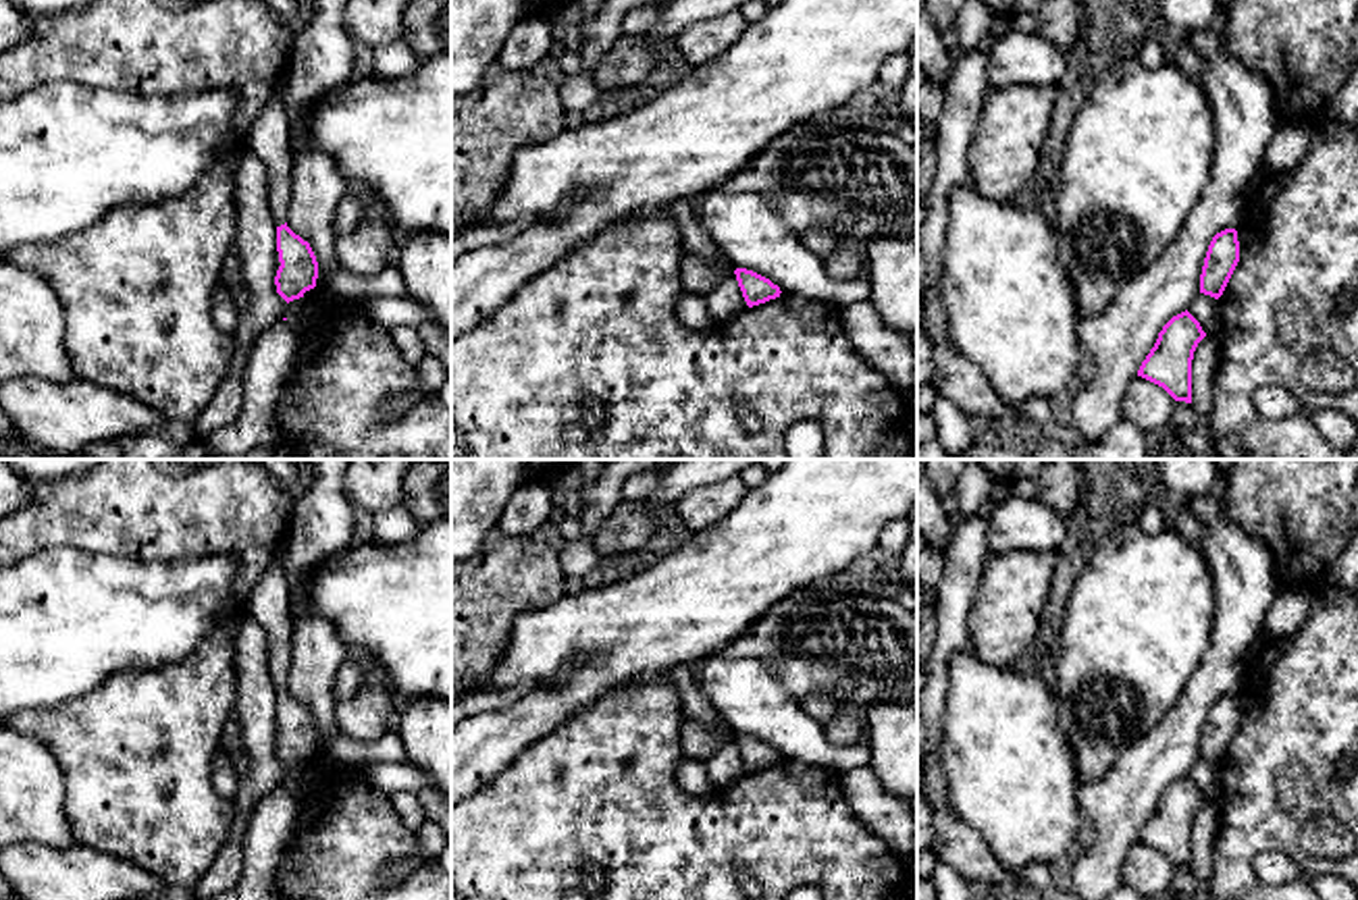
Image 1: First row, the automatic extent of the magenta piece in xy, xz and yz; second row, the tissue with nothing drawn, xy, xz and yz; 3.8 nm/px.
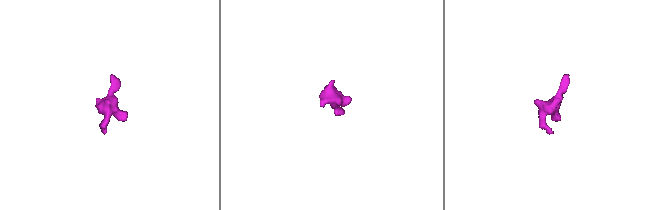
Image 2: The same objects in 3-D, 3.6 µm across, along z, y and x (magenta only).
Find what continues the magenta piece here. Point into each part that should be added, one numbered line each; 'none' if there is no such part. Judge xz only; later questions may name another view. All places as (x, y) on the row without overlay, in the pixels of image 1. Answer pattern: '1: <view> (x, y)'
none

